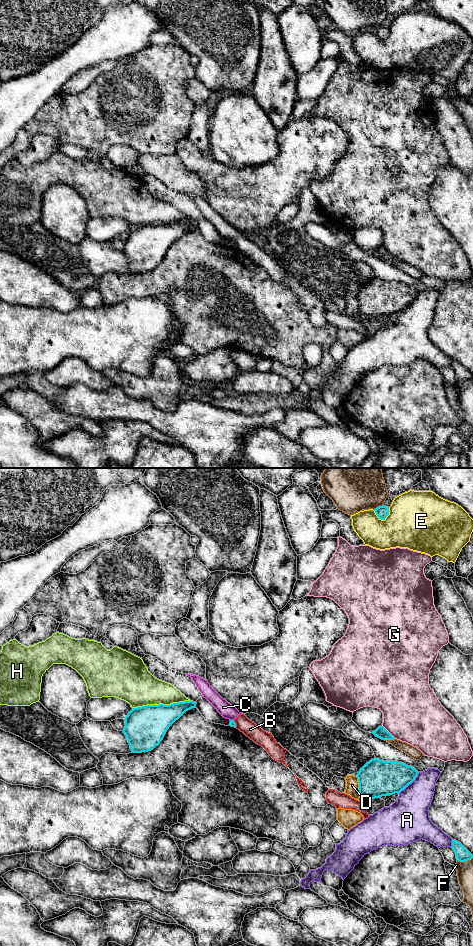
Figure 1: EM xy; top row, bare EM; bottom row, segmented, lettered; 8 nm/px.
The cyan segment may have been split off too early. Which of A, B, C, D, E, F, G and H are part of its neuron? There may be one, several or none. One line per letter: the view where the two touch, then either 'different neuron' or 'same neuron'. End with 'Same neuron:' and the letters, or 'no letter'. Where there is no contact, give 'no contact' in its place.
A: contact in xy; different neuron
B: contact in xy; different neuron
C: contact in xy; different neuron
D: contact in xy; different neuron
E: contact in xy; different neuron
F: contact in xy; different neuron
G: contact in xy; different neuron
H: contact in xy; different neuron
Same neuron: no letter

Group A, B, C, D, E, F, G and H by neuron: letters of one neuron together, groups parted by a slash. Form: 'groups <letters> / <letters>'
groups A / B C / D / E / F / G / H

